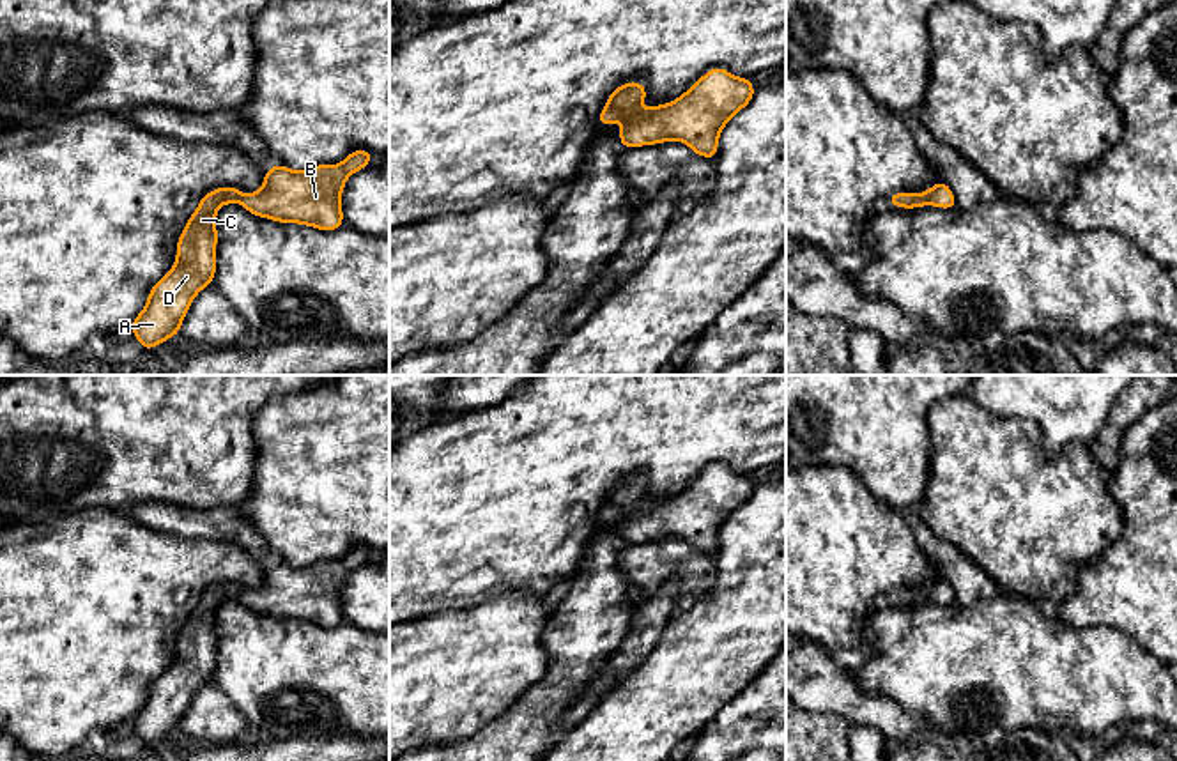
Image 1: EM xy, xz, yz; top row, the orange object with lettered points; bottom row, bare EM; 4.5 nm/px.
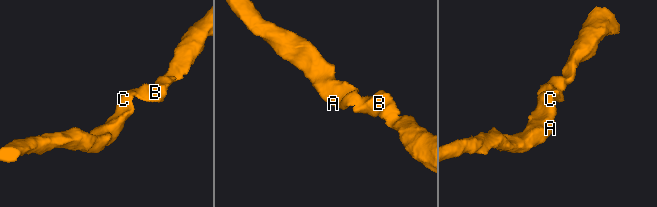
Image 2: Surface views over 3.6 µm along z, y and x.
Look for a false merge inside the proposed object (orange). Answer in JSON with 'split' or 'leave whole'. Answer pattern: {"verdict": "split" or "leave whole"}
{"verdict": "leave whole"}

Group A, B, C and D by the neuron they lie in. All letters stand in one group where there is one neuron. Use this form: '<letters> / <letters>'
A B C D

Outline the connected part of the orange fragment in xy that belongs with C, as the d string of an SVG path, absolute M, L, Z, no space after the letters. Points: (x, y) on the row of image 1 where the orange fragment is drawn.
M359 149L342 165L319 165L304 172L274 165L257 193L244 195L230 186L209 191L179 237L172 271L150 288L145 308L131 324L143 350L179 334L193 297L212 285L218 257L216 211L223 204L241 202L255 216L331 232L343 225L340 196L347 177L373 158Z

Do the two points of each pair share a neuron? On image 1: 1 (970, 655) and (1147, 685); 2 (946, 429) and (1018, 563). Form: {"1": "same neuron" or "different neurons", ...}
{"1": "same neuron", "2": "same neuron"}

